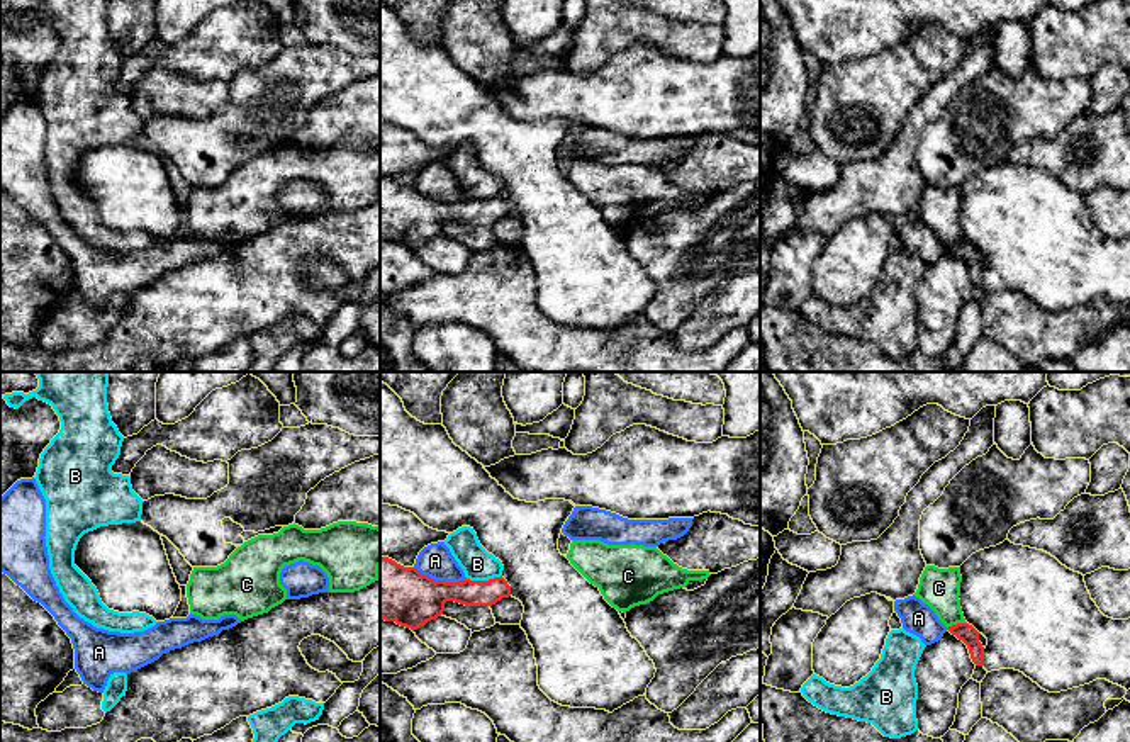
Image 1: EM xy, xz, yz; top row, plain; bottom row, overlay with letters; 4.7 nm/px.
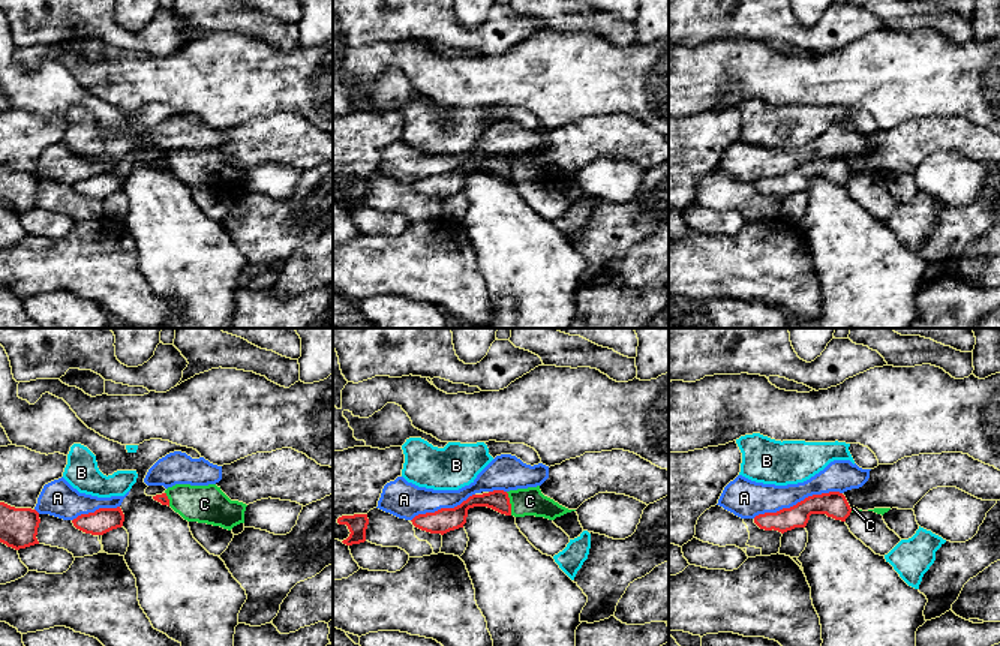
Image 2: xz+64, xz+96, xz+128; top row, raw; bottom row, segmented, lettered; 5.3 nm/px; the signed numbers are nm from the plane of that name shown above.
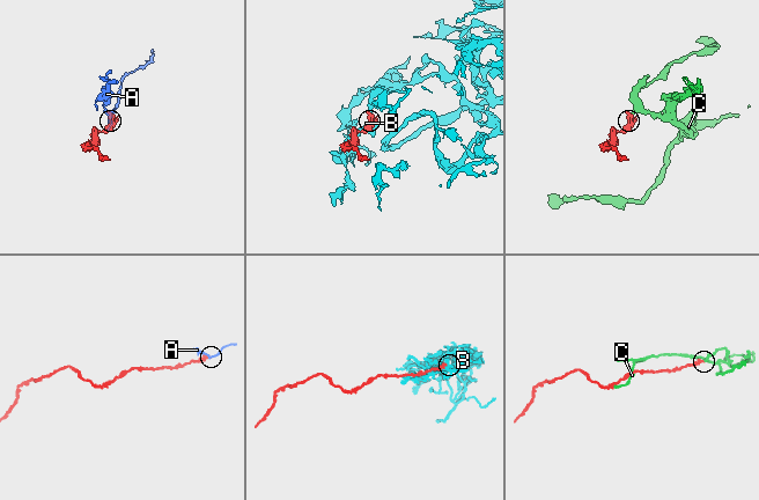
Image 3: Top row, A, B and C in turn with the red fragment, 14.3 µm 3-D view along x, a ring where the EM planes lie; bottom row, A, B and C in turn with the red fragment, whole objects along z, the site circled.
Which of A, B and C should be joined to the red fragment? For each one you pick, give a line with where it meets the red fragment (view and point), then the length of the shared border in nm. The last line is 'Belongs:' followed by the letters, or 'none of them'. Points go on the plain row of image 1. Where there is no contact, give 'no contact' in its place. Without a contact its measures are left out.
Belongs: none of them

